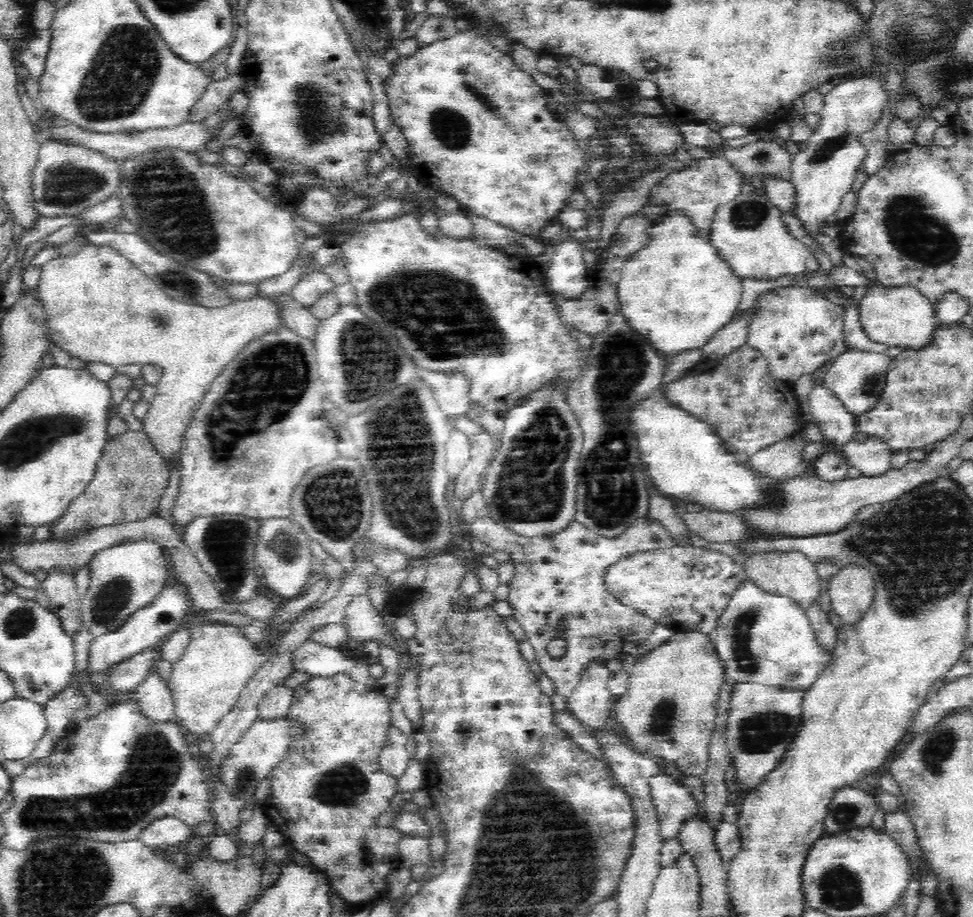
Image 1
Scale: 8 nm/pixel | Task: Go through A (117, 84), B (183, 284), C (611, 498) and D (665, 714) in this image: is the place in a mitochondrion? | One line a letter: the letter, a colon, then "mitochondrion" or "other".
A: mitochondrion
B: mitochondrion
C: mitochondrion
D: mitochondrion

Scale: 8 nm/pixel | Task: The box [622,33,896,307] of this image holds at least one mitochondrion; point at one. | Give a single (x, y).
(820, 155)

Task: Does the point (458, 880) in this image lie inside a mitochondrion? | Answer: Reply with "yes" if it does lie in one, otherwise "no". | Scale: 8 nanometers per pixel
no

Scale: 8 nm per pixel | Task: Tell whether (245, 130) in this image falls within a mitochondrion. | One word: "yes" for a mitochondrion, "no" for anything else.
no

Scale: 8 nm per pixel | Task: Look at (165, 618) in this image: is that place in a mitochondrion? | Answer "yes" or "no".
no

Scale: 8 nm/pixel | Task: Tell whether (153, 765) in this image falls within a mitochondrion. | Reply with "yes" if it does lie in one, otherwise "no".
yes

